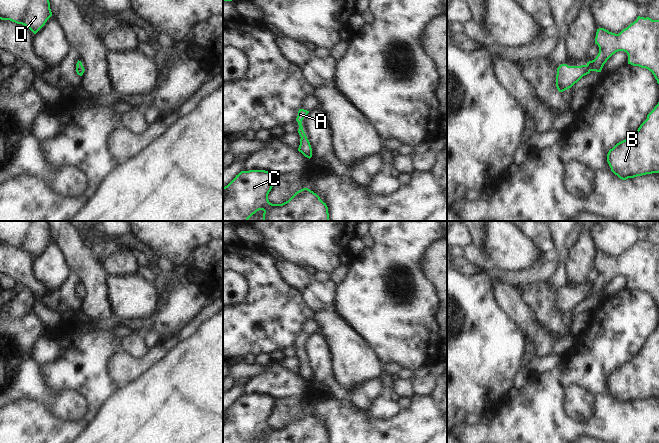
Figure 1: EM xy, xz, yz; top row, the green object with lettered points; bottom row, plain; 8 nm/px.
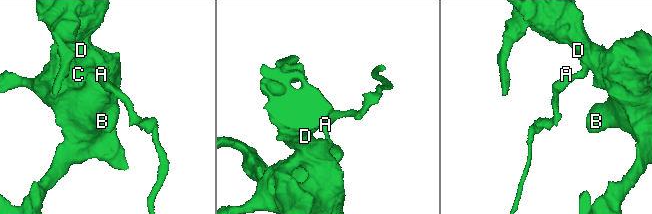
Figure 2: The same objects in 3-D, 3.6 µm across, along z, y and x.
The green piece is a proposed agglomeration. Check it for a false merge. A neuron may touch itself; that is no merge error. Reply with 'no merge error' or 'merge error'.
no merge error

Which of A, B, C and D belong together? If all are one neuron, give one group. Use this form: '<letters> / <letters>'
A B C D

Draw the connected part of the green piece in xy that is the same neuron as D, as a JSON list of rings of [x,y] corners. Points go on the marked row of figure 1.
[[[0,0],[0,19],[22,24],[34,34],[51,16],[49,0]]]

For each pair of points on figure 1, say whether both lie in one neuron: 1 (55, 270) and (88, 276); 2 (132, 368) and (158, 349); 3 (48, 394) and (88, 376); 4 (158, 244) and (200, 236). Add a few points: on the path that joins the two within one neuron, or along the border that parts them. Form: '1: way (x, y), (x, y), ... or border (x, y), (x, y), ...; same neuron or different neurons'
1: border (60, 249), (65, 264), (70, 271); different neurons
2: way (138, 366), (143, 364), (152, 355); same neuron
3: border (42, 375), (48, 386), (71, 388), (84, 397); different neurons
4: way (168, 236), (190, 236); same neuron

